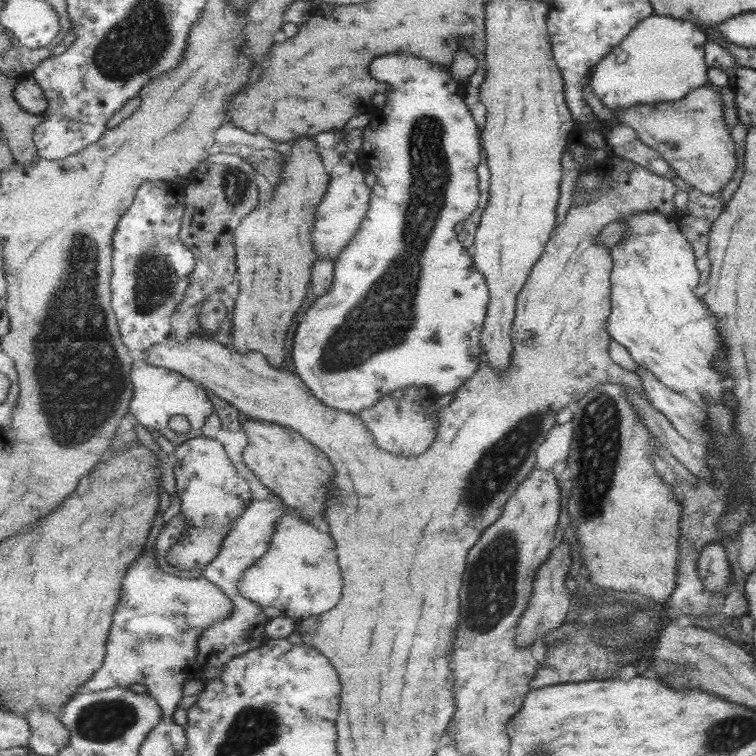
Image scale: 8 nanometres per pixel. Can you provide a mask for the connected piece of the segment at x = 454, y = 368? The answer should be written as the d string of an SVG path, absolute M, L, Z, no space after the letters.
M388 54L377 57L370 64L371 76L391 89L387 92L387 103L382 109L381 120L371 122L362 130L363 143L360 153L366 166L377 176L372 187L372 201L368 214L362 220L360 231L354 239L341 251L334 260L334 283L330 292L321 296L321 300L313 302L305 317L299 320L294 336L293 363L295 372L313 395L323 404L341 411L360 414L372 408L381 398L405 386L433 386L433 391L441 395L456 393L469 381L477 371L481 361L479 336L488 303L488 288L484 276L473 264L471 251L464 247L455 232L457 224L465 222L477 208L479 192L477 192L476 166L479 164L479 142L473 114L464 99L463 89L459 81L449 72L449 64L433 64L426 58L412 54Z

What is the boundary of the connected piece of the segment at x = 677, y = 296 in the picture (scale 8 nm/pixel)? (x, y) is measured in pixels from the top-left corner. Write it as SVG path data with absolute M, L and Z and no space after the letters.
M636 212L621 221L625 232L616 245L608 247L612 265L609 275L610 311L605 325L607 334L625 348L637 366L648 370L665 388L688 396L696 403L707 398L709 402L718 404L725 392L721 386L723 376L717 376L709 362L721 354L721 342L717 340L714 316L693 291L698 283L698 270L690 244L679 232L674 218L659 213Z

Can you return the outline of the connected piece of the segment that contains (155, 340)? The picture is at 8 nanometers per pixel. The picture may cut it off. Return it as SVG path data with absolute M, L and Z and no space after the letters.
M155 180L153 182L145 183L143 184L143 186L141 186L140 191L137 193L134 203L128 208L128 211L124 214L124 216L121 217L121 220L117 225L112 248L112 307L116 312L122 339L124 340L124 343L130 348L130 350L136 349L141 351L142 353L145 353L152 346L163 342L168 337L168 334L172 331L171 316L173 316L173 312L176 311L176 309L180 305L180 302L183 301L183 297L186 295L186 290L189 288L190 276L195 270L197 259L193 252L191 252L180 239L182 220L184 219L184 214L186 211L186 202L183 198L186 195L186 187L182 187L175 181L163 182L161 180Z

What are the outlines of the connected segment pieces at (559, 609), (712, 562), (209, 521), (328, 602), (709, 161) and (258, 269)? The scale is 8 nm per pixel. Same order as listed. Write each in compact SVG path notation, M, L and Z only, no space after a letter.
M561 541L558 546L550 550L545 560L542 560L537 567L535 579L532 580L532 594L528 598L527 607L524 608L519 626L516 628L515 639L518 648L530 646L537 640L539 632L546 633L564 622L567 610L569 610L569 598L571 598L571 588L566 580L572 561L569 548L571 547L565 541Z
M708 542L698 554L696 560L698 575L703 586L712 593L720 593L730 585L730 566L725 559L723 547Z
M203 434L197 438L190 438L182 445L176 446L172 457L175 460L173 472L176 478L177 494L181 500L180 513L185 516L188 529L180 542L174 544L172 550L168 552L168 560L180 569L202 569L217 558L233 524L245 514L245 510L253 500L251 486L229 458L228 450L214 436L206 437Z
M281 516L269 550L245 571L242 593L255 604L273 606L298 621L329 612L339 604L344 584L335 542L330 533L319 532L302 518Z
M709 85L695 88L685 98L652 105L634 104L614 112L619 124L635 131L643 144L652 148L669 165L677 178L703 194L719 193L736 169L733 141L721 114L721 99Z
M301 136L298 142L291 148L291 151L286 155L286 165L284 166L284 171L282 172L281 183L277 185L278 188L272 190L272 198L266 200L265 204L258 204L256 210L251 212L249 216L246 216L238 229L236 230L236 249L237 249L237 266L238 266L238 280L240 281L238 293L239 300L236 299L236 307L234 310L234 319L232 320L232 330L234 341L234 349L241 354L247 354L248 352L262 352L275 368L283 368L284 363L287 360L287 344L285 344L285 336L293 324L293 318L295 314L299 312L299 308L303 306L305 302L305 296L307 296L307 288L309 288L309 282L311 282L311 268L313 268L314 263L318 259L316 248L314 247L314 242L312 241L312 230L316 226L316 212L320 207L321 202L323 202L323 196L325 196L325 190L330 184L331 176L327 174L325 170L325 164L321 160L319 155L321 148L315 143L313 139L314 136Z

